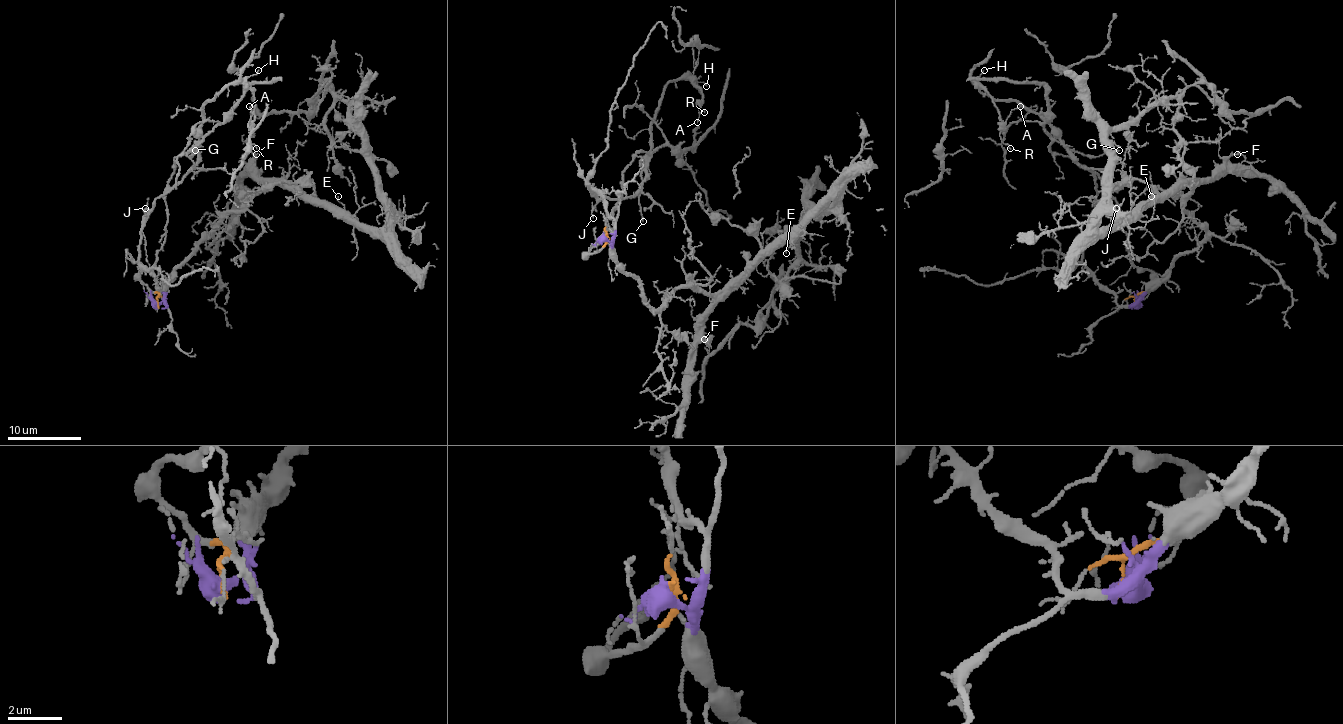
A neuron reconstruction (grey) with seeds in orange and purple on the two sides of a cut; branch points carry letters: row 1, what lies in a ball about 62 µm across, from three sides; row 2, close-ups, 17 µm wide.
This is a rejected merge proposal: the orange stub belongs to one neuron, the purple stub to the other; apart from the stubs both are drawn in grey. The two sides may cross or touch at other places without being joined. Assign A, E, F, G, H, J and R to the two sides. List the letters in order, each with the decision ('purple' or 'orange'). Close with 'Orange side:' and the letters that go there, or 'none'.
A: orange
E: purple
F: purple
G: orange
H: orange
J: orange
R: orange
Orange side: A, G, H, J, R

